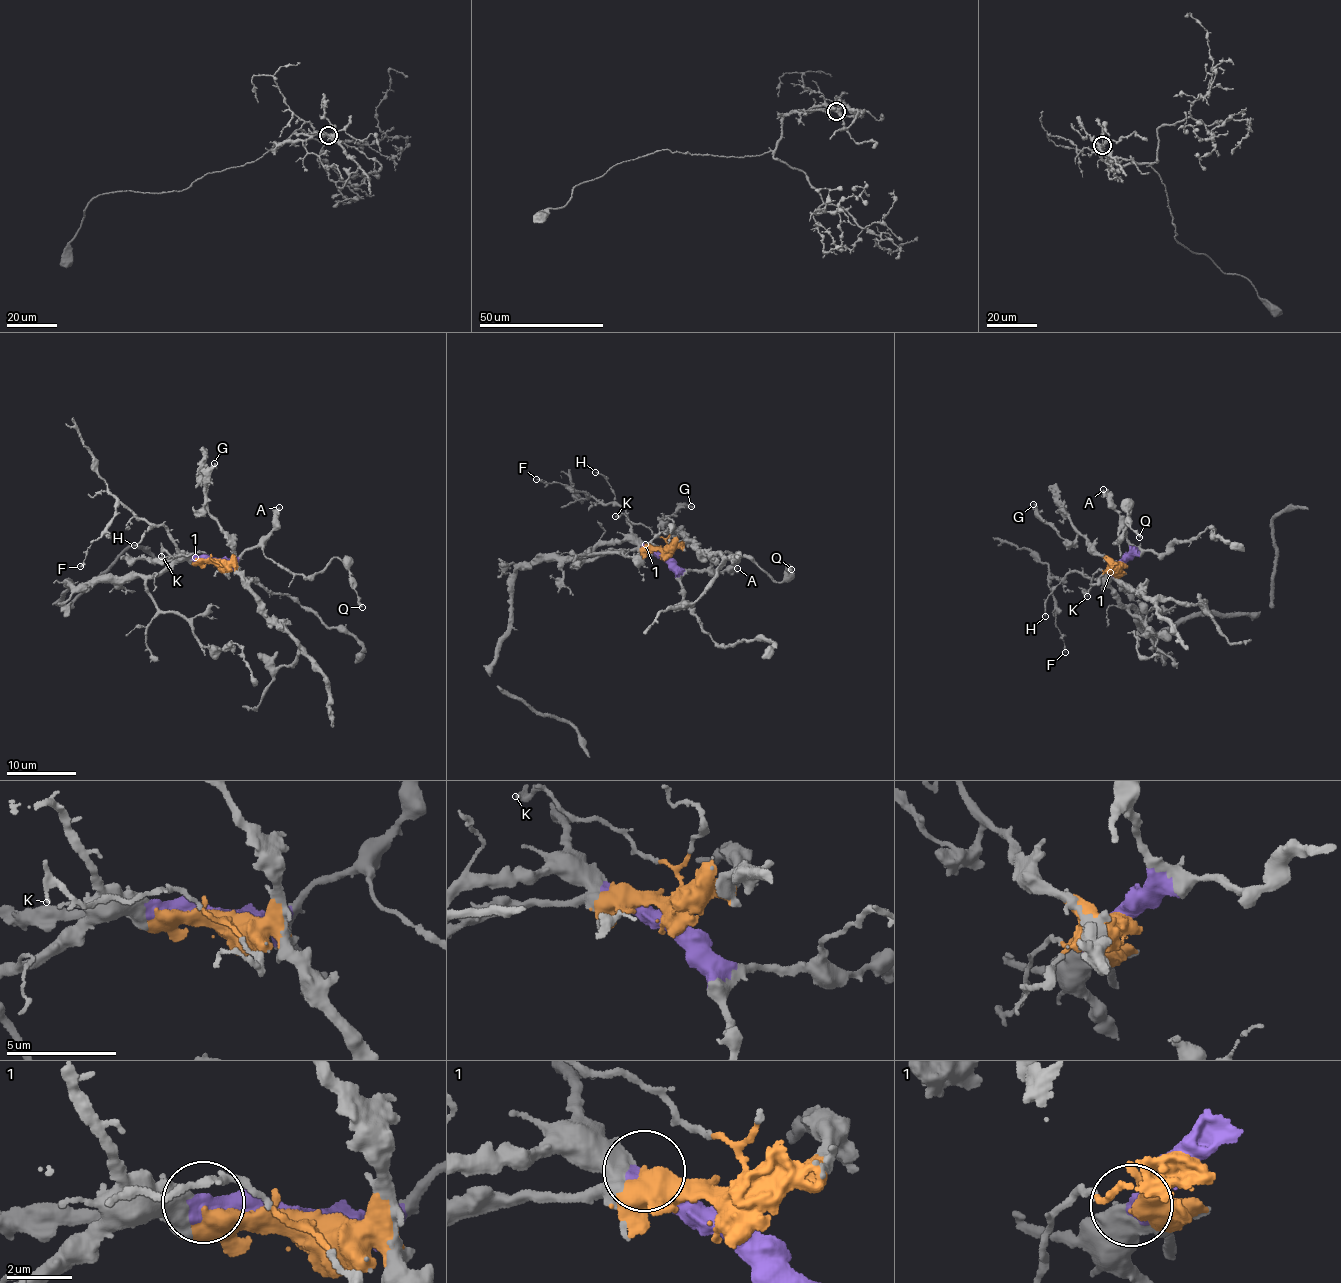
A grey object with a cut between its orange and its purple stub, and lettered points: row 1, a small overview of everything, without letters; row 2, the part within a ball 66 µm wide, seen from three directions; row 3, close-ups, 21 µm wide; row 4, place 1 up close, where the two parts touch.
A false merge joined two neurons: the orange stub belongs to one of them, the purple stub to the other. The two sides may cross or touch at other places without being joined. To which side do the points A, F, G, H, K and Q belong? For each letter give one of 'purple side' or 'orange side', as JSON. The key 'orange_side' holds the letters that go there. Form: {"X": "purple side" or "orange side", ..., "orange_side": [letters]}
{"A": "purple side", "F": "purple side", "G": "orange side", "H": "purple side", "K": "orange side", "Q": "purple side", "orange_side": ["G", "K"]}

